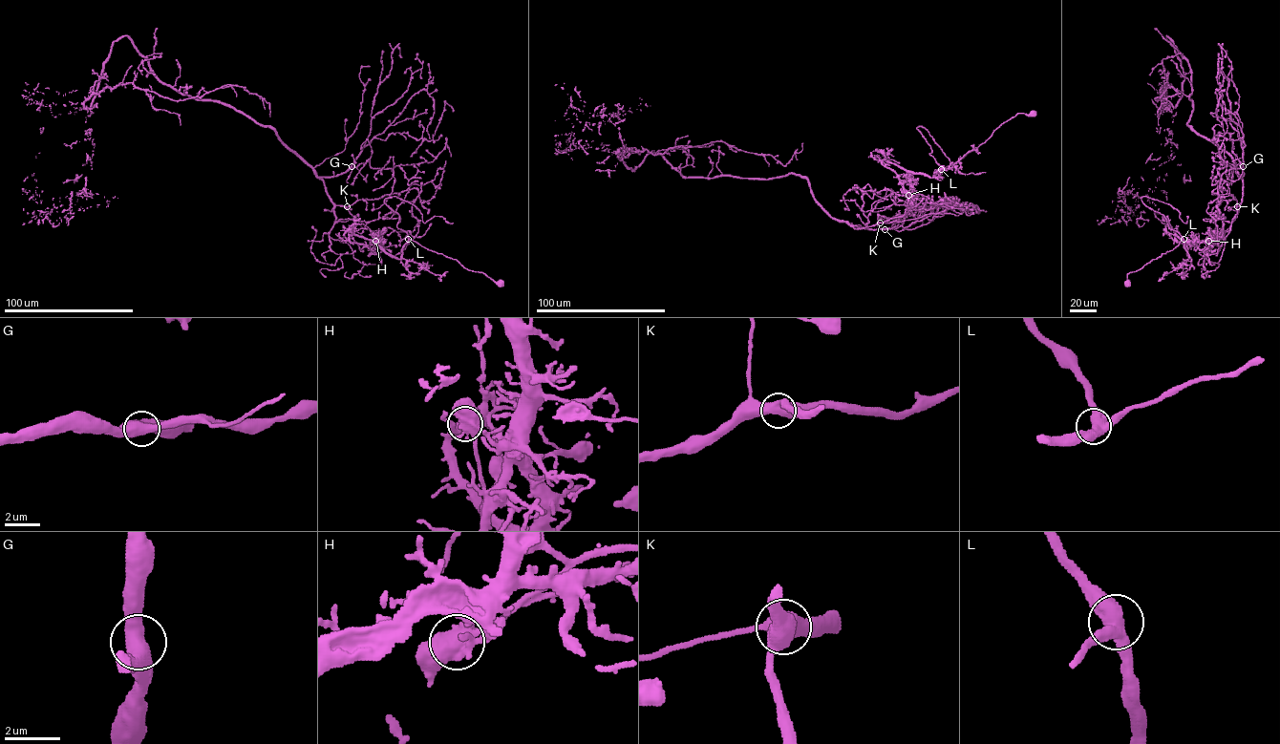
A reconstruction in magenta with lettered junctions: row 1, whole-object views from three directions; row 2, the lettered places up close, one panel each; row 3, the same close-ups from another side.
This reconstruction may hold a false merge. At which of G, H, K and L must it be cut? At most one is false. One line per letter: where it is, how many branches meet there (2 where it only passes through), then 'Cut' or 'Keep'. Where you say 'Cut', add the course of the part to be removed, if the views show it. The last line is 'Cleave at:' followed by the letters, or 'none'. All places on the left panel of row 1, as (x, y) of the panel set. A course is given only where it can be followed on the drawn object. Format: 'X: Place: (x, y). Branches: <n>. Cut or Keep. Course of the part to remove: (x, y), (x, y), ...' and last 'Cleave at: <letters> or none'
G: Place: (352, 166). Branches: 3. Keep
H: Place: (375, 241). Branches: 4. Cut. Course of the part to remove: (375, 241), (400, 259), (408, 240), (387, 198), (413, 203), (425, 223), (436, 216), (453, 223)
K: Place: (347, 206). Branches: 3. Keep
L: Place: (408, 239). Branches: 3. Keep
Cleave at: H

